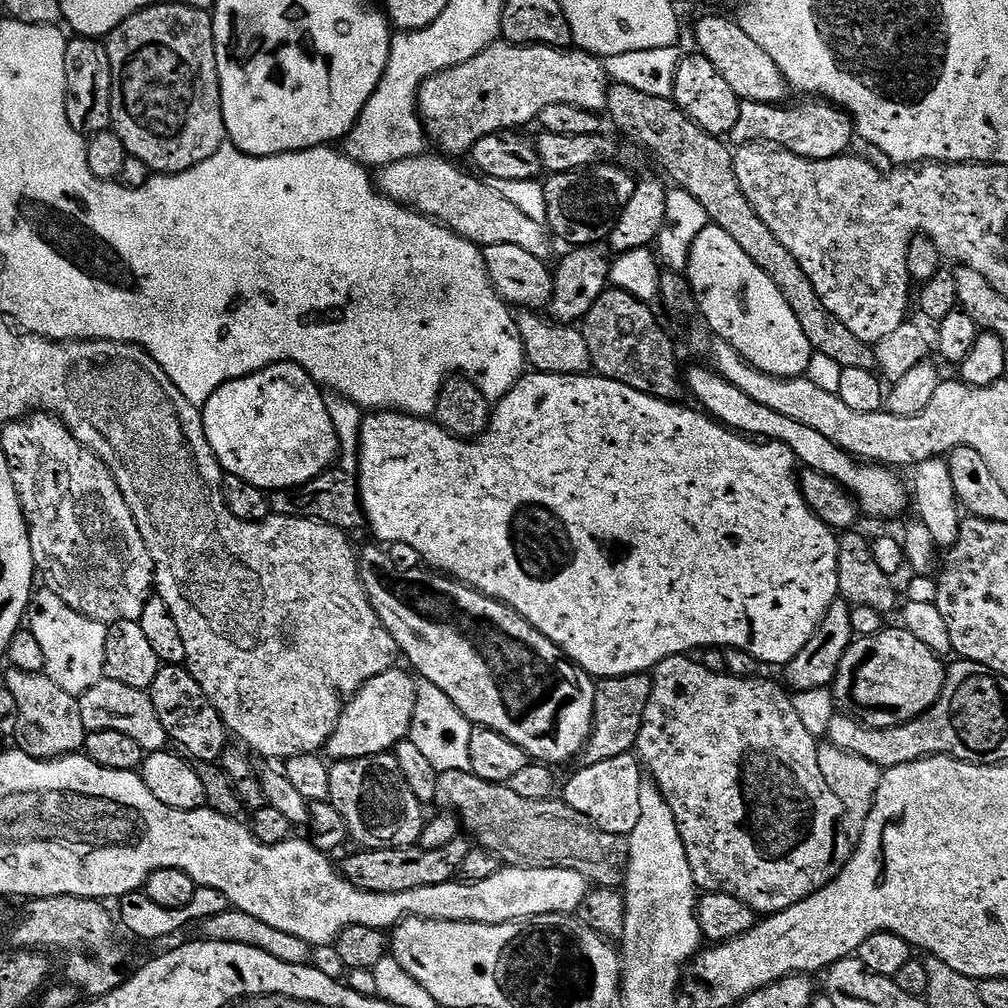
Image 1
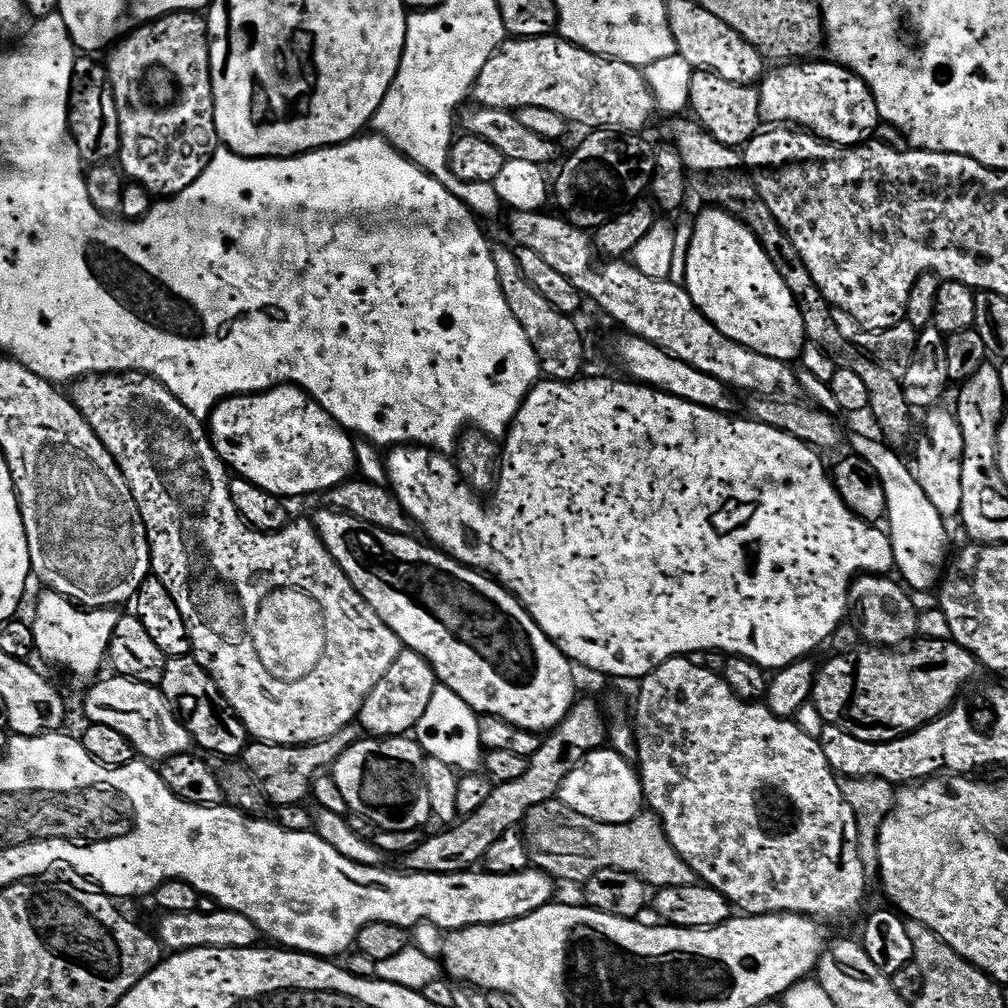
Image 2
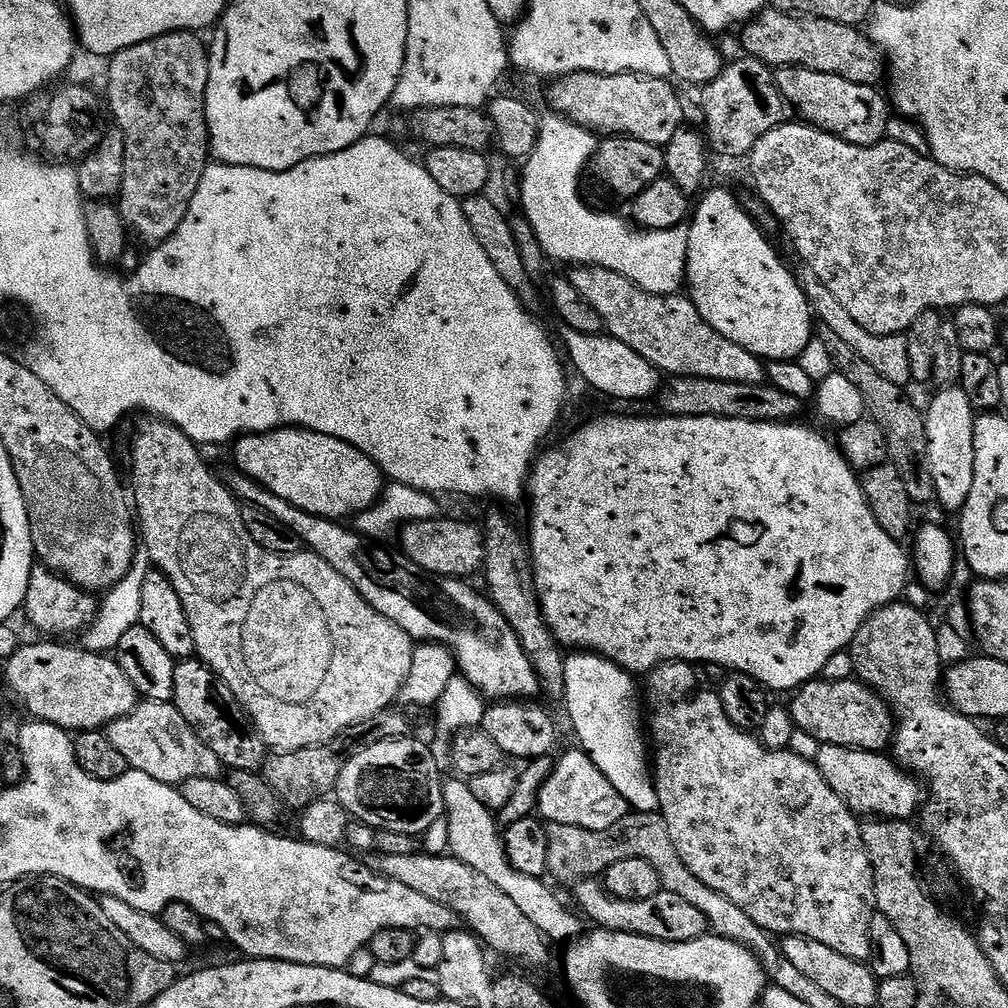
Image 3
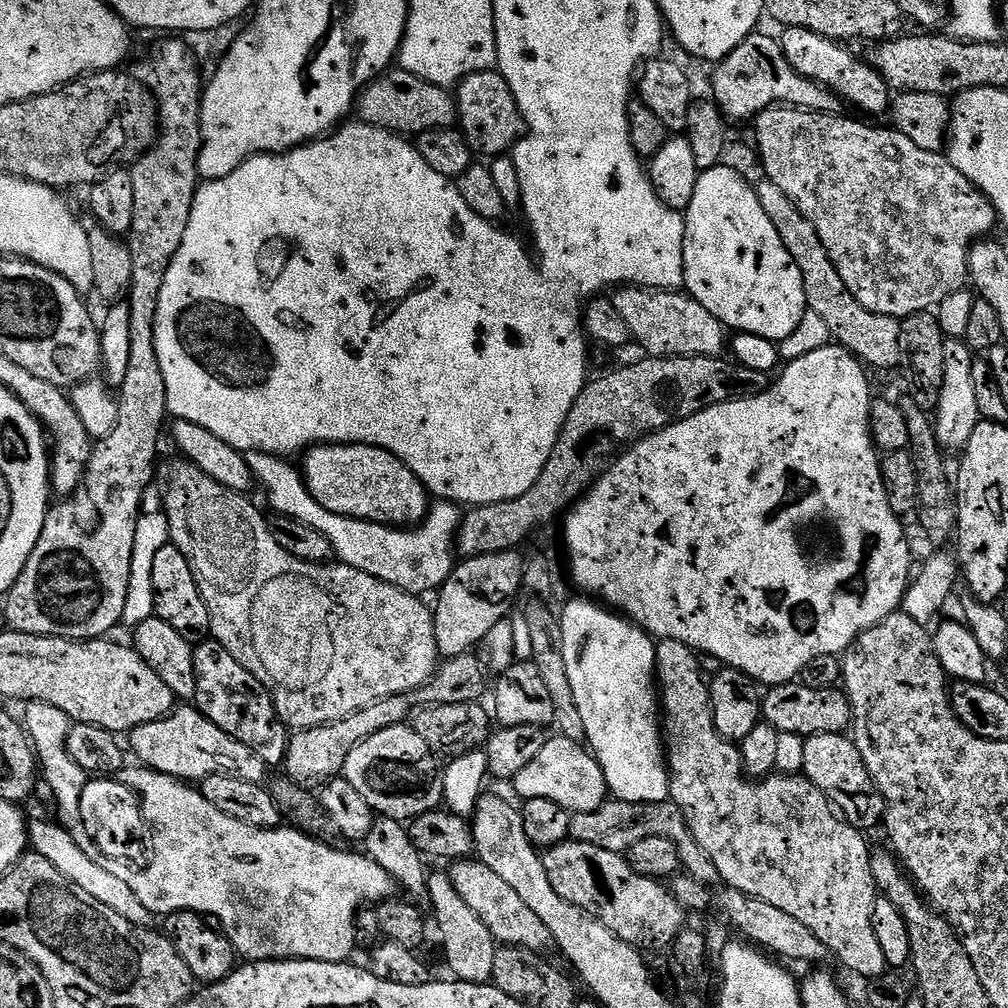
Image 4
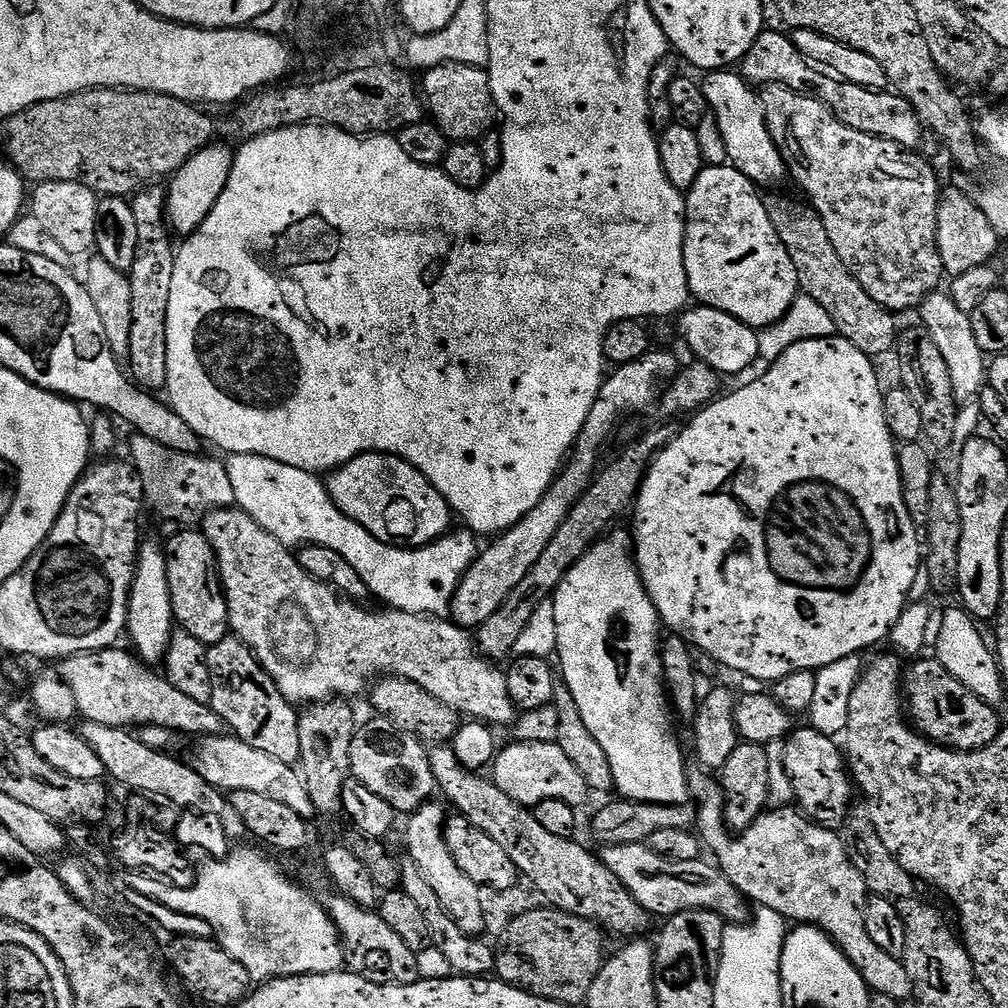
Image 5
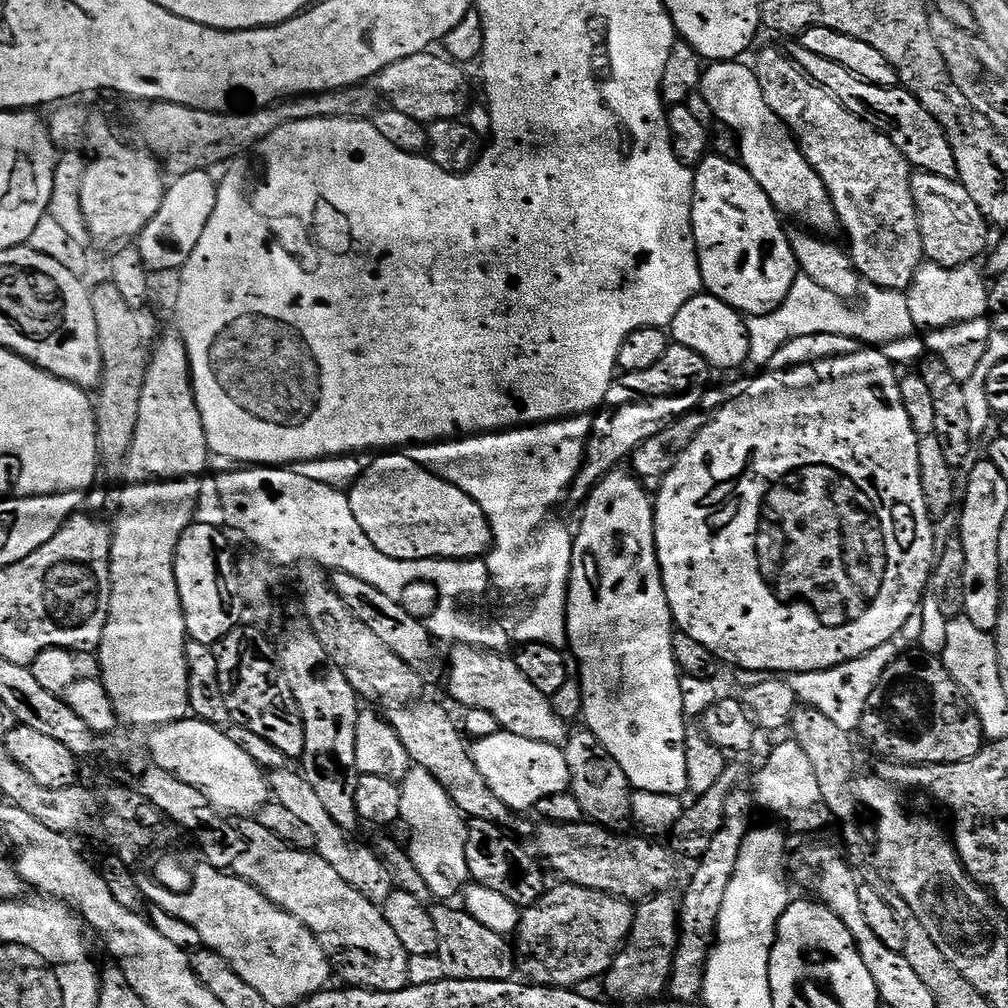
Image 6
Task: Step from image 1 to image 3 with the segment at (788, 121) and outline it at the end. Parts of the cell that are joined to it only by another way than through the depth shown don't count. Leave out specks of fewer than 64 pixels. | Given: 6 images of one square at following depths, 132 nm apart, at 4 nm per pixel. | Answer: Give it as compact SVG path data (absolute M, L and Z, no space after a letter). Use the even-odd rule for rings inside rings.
M785 64L777 67L774 72L776 84L780 92L784 95L785 101L792 104L801 112L803 119L807 123L815 124L818 128L823 128L833 132L836 136L842 136L846 140L857 144L867 144L875 142L885 135L884 132L884 104L886 108L886 96L879 91L879 87L871 84L863 84L857 80L851 80L846 76L839 76L834 72L829 72L823 68L813 68L803 64Z

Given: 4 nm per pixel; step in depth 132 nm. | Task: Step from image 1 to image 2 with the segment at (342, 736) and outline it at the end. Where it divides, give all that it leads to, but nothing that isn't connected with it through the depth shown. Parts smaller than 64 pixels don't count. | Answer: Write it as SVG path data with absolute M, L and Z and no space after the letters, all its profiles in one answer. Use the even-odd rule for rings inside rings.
M401 651L394 666L386 670L386 678L382 678L382 682L378 682L378 686L368 695L358 717L359 727L372 738L411 733L422 714L426 714L426 706L430 706L430 698L434 698L437 687L436 675L426 658L422 658L417 652Z

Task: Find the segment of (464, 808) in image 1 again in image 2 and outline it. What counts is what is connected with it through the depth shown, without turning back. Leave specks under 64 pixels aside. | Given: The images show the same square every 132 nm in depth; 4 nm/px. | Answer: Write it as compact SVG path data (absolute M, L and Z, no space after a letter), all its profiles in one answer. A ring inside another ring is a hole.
M549 802L529 812L522 835L531 867L547 872L557 881L587 882L602 870L634 874L652 890L688 886L694 880L690 866L674 850L664 832L664 823L655 814L641 814L625 824L595 824L559 802Z

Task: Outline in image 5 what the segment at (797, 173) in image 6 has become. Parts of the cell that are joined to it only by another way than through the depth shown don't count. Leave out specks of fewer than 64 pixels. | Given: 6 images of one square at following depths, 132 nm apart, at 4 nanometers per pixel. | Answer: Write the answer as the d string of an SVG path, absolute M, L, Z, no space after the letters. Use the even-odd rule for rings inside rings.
M721 70L718 72L707 73L703 77L702 87L704 97L708 103L711 115L715 116L718 126L722 130L722 138L726 138L726 150L728 151L729 161L734 167L744 175L747 180L751 180L757 186L763 184L776 184L783 176L789 175L788 166L782 153L776 148L774 138L766 124L764 111L760 105L760 98L757 89L744 79L743 75L736 70Z

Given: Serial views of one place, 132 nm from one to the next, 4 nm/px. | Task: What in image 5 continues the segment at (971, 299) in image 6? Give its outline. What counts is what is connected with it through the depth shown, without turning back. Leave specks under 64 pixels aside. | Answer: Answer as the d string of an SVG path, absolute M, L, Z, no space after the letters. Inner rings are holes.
M937 290L931 296L927 296L918 309L918 315L924 319L921 320L923 327L928 329L930 338L934 338L938 350L942 350L942 358L946 358L946 367L950 370L950 382L954 382L957 405L963 406L979 401L980 392L986 386L989 361L982 346L978 346L978 341L974 338L971 315L958 310L951 295L944 290Z

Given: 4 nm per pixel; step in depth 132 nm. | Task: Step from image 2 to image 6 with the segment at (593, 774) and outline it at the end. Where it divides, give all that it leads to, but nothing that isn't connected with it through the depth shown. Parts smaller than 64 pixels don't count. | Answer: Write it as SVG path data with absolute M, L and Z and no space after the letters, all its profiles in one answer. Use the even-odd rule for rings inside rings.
M499 730L488 737L477 739L471 745L474 766L486 778L486 786L506 802L513 813L520 814L535 809L542 798L550 798L550 794L569 791L572 779L570 766L566 766L563 747L534 742L530 738L518 738L518 734Z

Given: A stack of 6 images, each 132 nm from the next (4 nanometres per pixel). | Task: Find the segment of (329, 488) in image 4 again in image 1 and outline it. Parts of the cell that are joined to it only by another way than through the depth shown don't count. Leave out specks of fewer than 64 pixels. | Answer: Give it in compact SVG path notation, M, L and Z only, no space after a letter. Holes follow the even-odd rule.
M271 364L249 376L226 382L202 405L204 429L210 450L229 476L242 478L271 494L283 488L302 486L337 463L340 447L325 393L314 378L297 364Z

